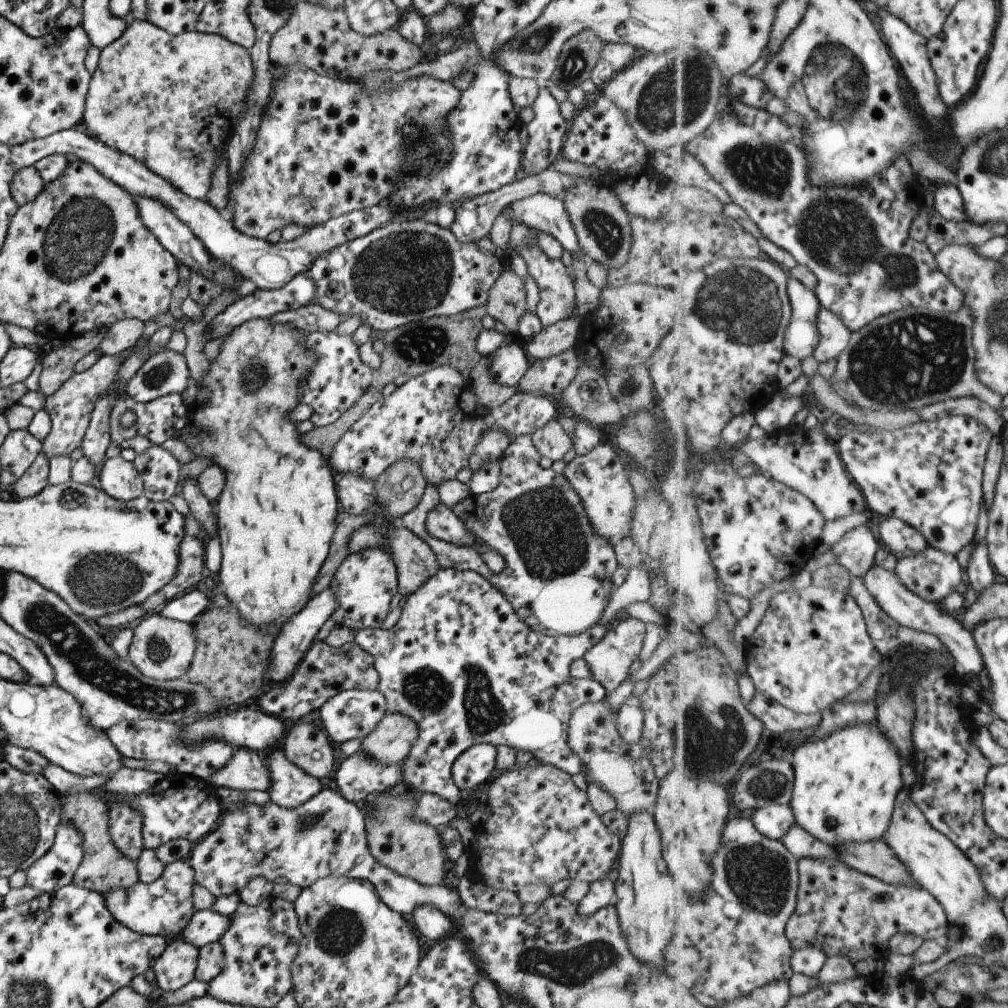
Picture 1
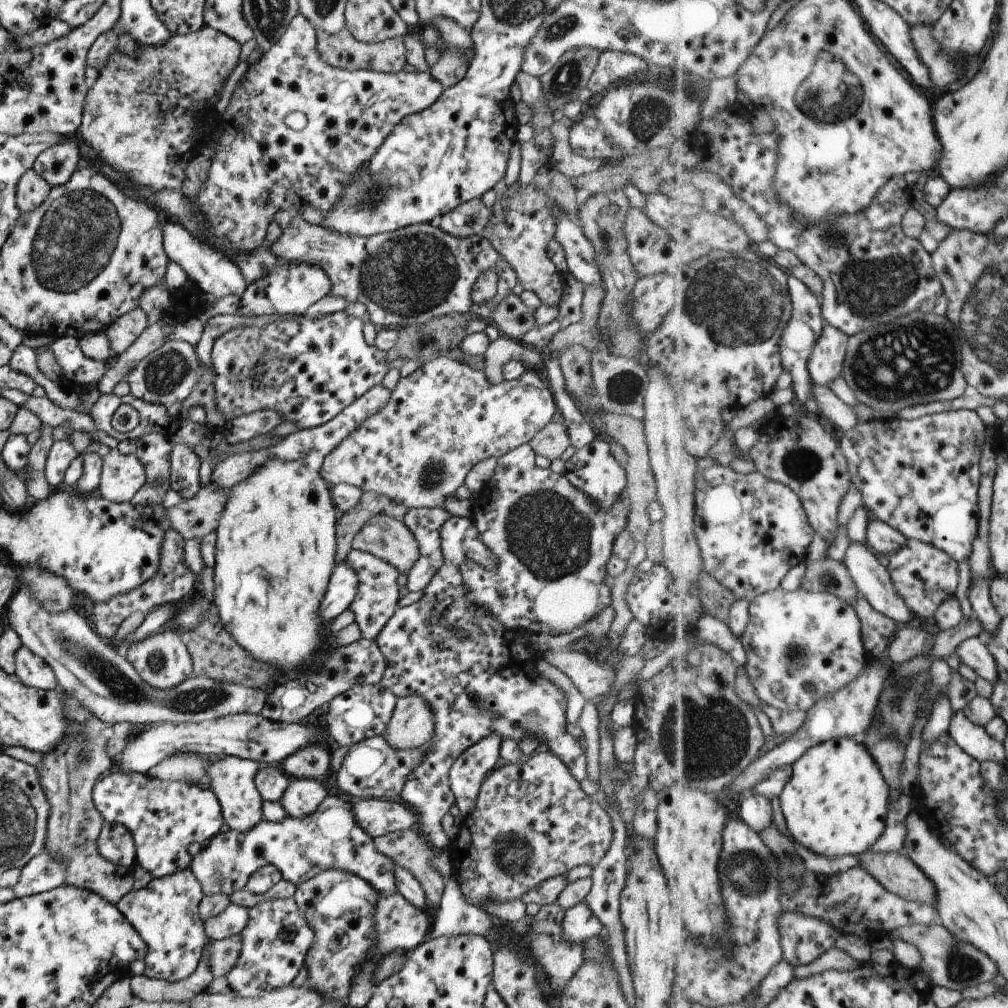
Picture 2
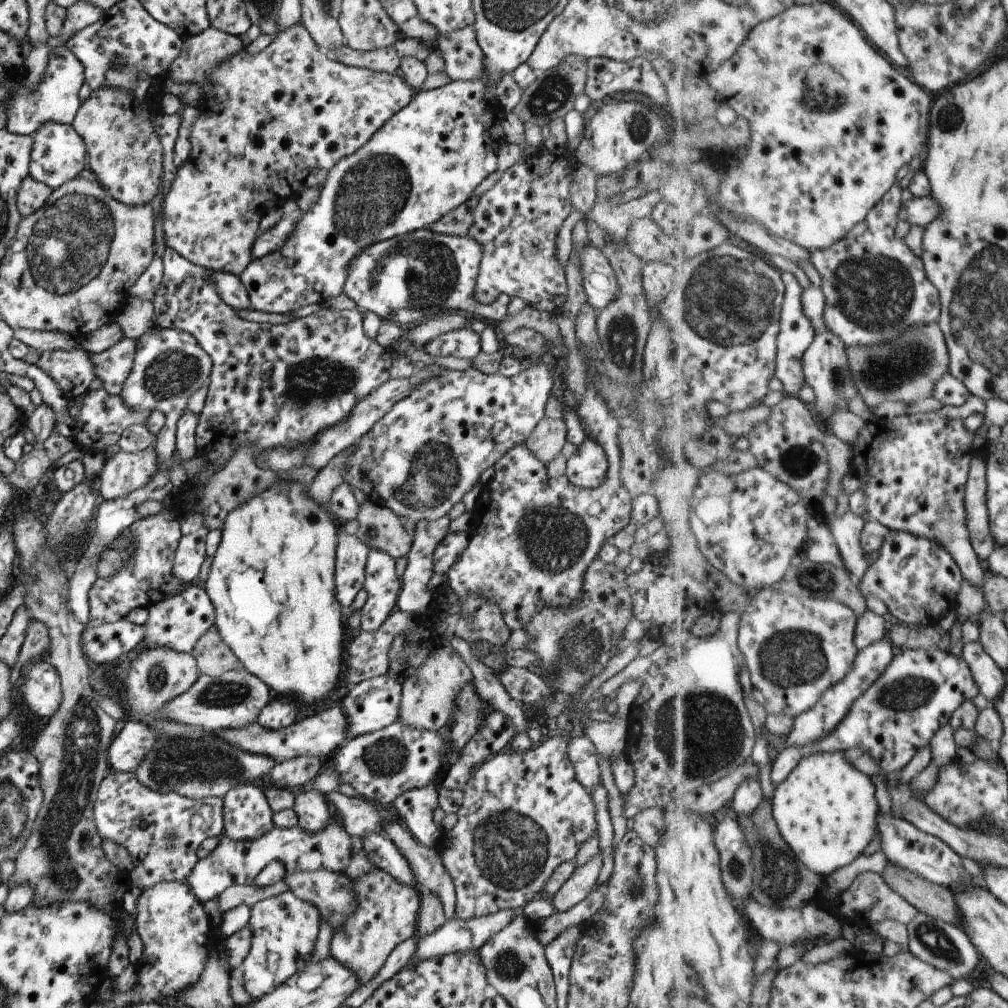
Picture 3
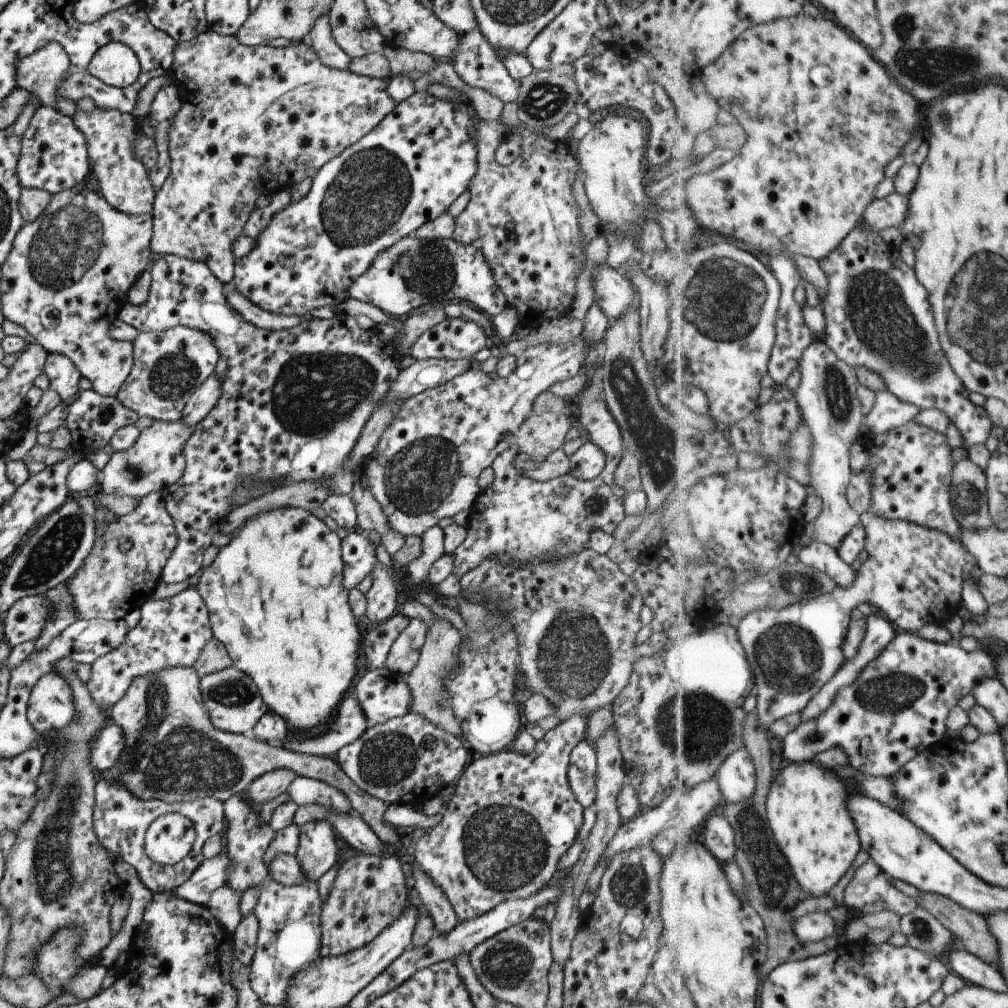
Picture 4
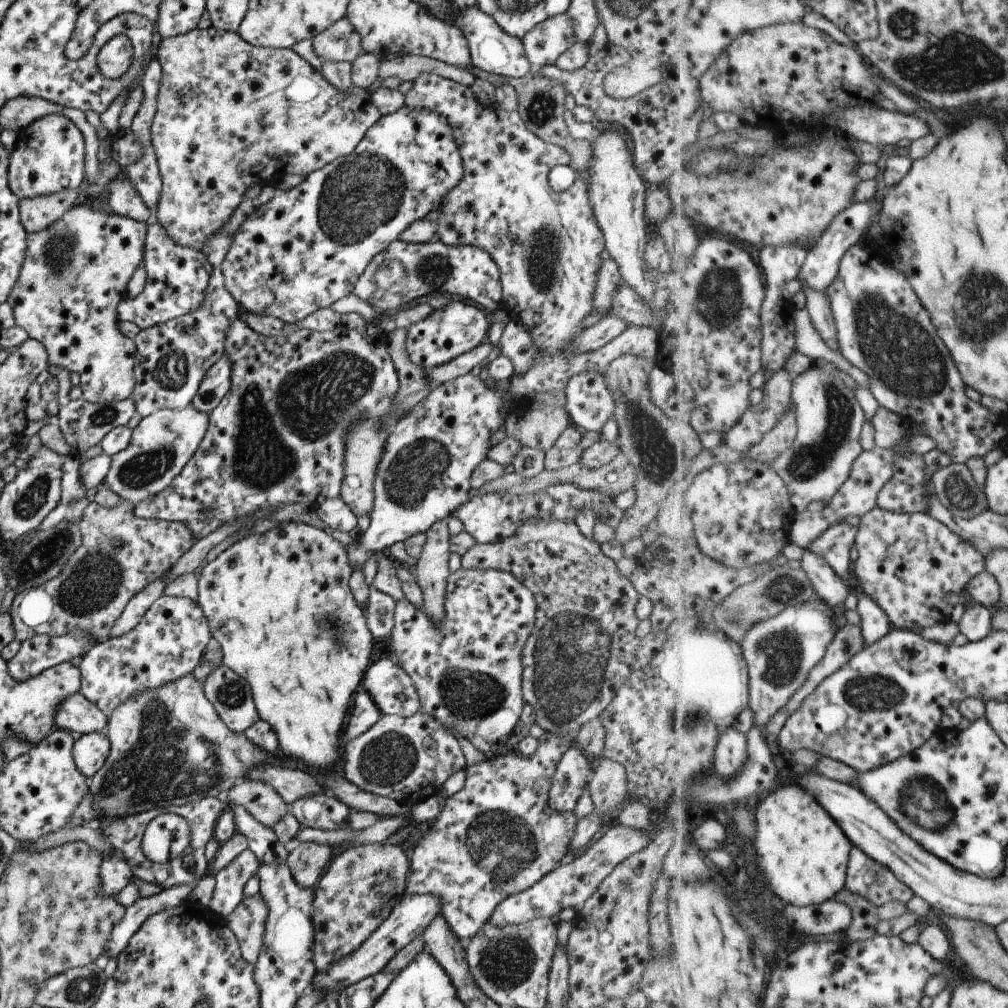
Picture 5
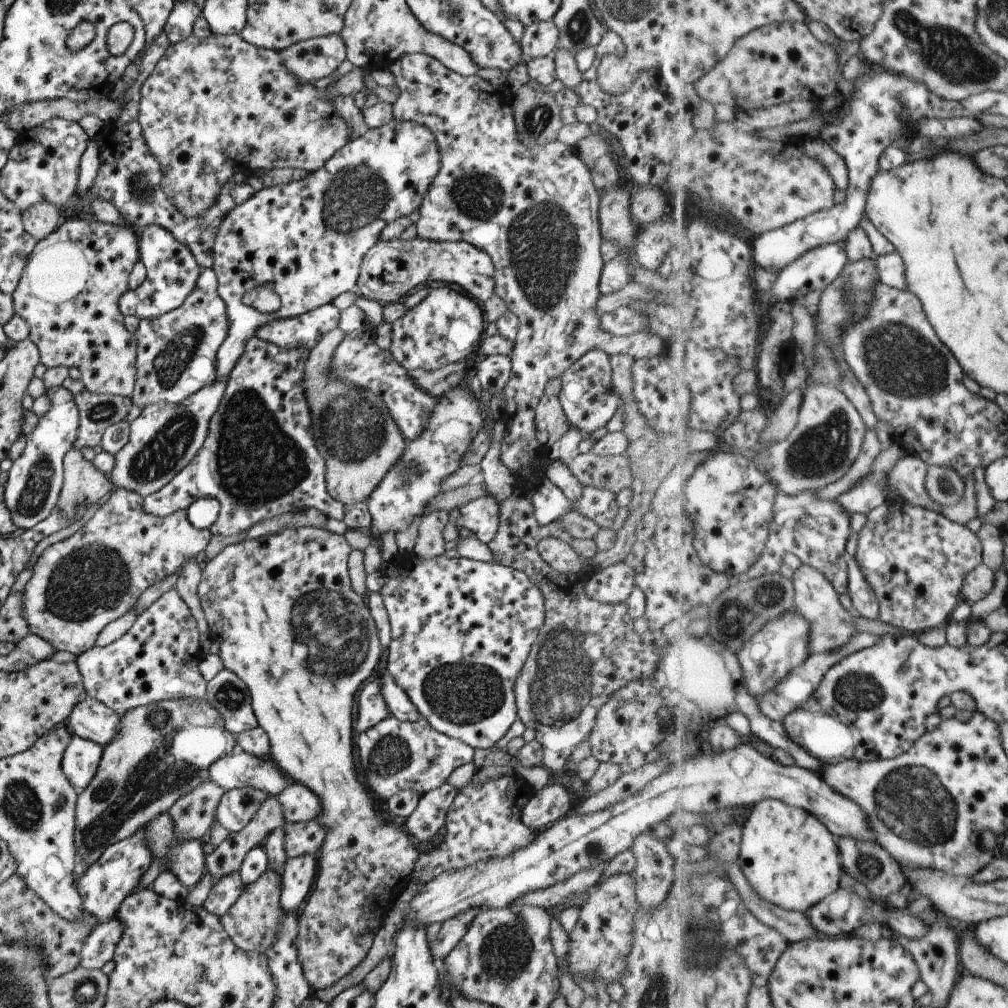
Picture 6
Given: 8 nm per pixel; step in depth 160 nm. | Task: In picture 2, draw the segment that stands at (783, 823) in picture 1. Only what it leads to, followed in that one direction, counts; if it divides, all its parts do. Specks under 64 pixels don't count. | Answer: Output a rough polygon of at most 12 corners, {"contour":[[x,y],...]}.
{"contour":[[754,791],[739,805],[755,831],[773,824],[771,800]]}

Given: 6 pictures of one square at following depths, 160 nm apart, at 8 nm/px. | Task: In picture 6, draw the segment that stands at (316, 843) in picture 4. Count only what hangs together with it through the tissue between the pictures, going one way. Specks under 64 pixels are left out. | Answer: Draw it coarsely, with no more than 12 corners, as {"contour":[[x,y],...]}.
{"contour":[[313,855],[286,858],[281,909],[299,912],[316,877]]}

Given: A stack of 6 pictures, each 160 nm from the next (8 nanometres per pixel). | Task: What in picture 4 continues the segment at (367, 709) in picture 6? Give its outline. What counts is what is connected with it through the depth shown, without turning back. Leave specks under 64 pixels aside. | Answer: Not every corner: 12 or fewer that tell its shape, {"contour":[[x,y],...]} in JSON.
{"contour":[[353,696],[339,704],[326,731],[288,734],[284,749],[331,756],[366,729]]}

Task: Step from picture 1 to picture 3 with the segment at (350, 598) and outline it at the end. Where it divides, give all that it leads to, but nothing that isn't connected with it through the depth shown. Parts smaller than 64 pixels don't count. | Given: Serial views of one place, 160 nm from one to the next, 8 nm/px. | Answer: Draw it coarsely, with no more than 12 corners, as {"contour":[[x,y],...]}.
{"contour":[[385,552],[367,554],[361,631],[375,632],[396,610],[400,580]]}

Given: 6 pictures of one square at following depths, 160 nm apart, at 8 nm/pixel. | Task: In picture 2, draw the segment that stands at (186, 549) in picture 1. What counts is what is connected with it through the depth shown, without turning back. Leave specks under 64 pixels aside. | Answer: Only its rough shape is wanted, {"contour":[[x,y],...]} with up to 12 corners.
{"contour":[[163,535],[155,576],[128,593],[93,603],[92,628],[111,640],[130,614],[183,602],[197,574],[185,540]]}

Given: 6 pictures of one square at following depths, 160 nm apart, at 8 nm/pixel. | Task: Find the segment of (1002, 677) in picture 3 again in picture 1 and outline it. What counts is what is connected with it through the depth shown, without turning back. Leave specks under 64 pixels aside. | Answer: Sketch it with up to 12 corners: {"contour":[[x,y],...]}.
{"contour":[[874,565],[863,578],[899,624],[937,635],[959,676],[985,663],[975,637],[895,571]]}

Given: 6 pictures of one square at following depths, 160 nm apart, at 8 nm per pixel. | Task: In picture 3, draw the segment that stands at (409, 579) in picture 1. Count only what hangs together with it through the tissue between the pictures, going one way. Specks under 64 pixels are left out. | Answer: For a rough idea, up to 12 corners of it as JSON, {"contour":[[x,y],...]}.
{"contour":[[368,499],[354,536],[391,559],[409,553],[401,518]]}

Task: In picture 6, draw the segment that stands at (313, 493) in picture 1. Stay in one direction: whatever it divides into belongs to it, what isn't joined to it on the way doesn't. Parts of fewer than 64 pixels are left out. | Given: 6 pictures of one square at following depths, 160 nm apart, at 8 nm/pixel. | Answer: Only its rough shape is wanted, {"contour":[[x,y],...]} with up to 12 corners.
{"contour":[[343,535],[202,560],[222,666],[320,798],[311,992],[366,957],[418,857],[357,780],[383,648]]}

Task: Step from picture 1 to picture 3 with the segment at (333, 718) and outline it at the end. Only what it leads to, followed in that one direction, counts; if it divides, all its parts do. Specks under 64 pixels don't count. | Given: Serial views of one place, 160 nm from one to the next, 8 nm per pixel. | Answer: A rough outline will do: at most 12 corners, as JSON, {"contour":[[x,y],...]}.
{"contour":[[387,674],[341,700],[347,739],[397,721],[401,685]]}

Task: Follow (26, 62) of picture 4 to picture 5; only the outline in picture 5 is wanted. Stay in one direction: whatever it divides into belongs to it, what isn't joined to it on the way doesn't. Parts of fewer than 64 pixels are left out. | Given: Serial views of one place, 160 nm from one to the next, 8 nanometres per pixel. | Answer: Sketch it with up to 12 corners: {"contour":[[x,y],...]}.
{"contour":[[62,107],[84,140],[84,189],[101,195],[119,172],[111,158],[97,160],[96,130],[84,111]]}

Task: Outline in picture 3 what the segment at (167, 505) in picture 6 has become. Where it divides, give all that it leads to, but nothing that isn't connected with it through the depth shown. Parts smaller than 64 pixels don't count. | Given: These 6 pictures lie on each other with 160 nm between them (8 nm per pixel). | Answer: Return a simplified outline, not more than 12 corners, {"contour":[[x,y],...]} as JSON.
{"contour":[[163,251],[152,326],[211,362],[199,472],[168,493],[189,586],[197,492],[249,444],[295,448],[390,379],[355,309],[239,318]]}

